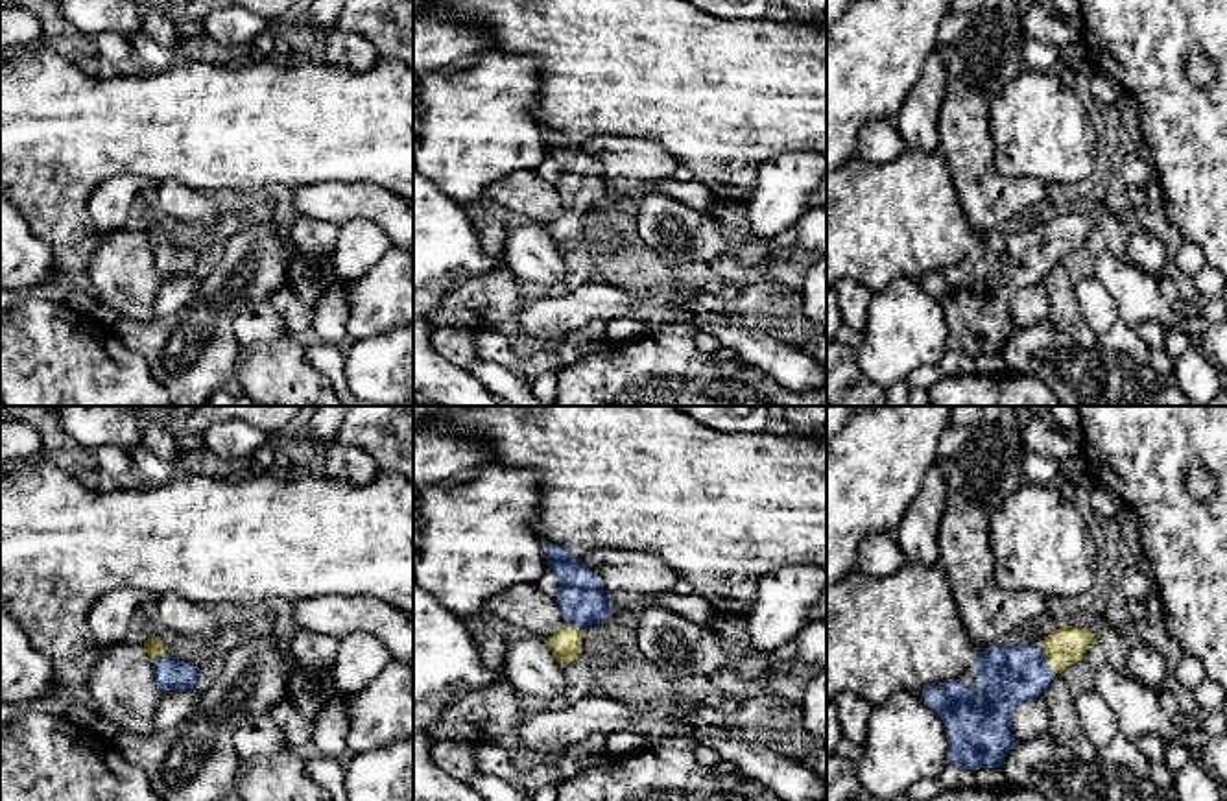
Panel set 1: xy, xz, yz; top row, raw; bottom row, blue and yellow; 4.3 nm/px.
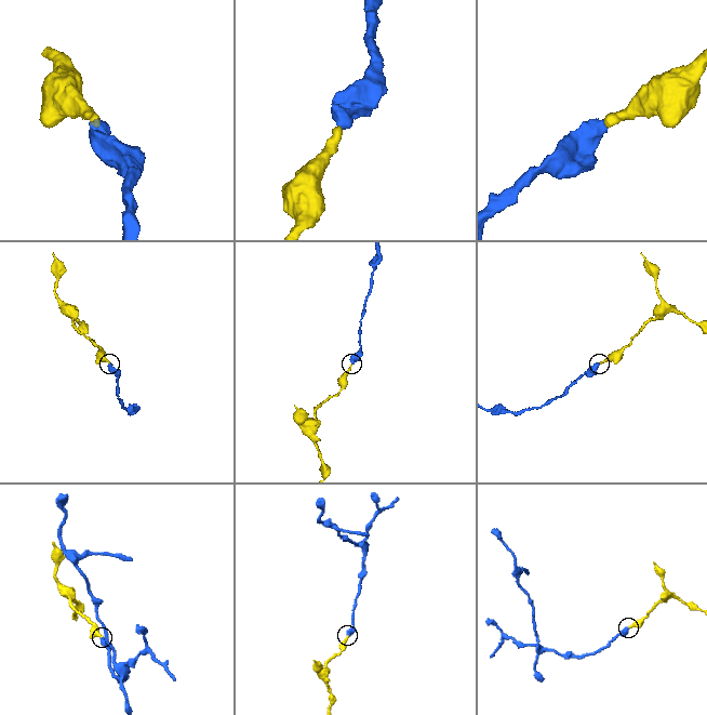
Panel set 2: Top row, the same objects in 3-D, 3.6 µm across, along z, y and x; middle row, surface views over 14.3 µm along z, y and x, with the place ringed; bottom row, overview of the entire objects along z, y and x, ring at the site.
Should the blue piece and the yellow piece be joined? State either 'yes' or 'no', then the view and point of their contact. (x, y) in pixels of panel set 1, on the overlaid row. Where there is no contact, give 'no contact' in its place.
yes | yz (1045, 659)

